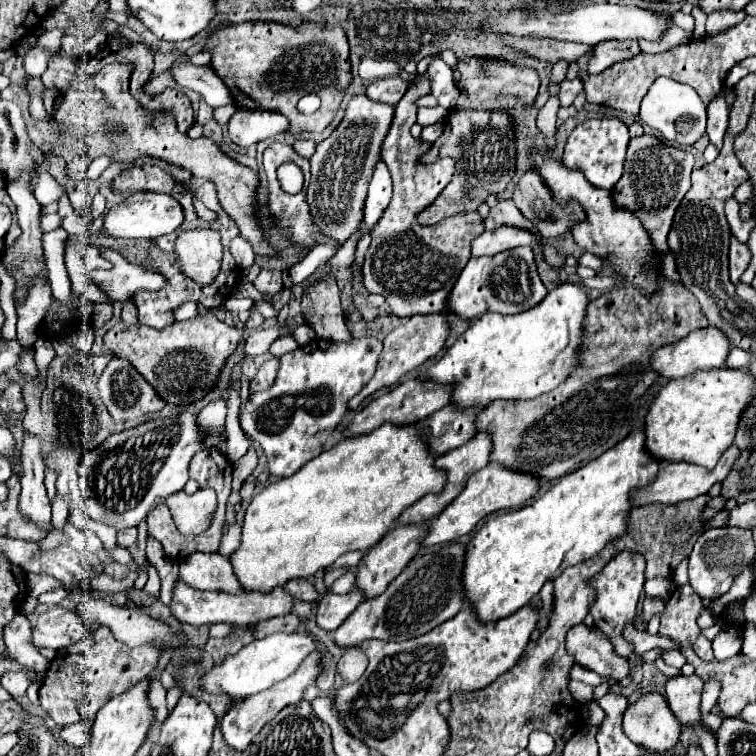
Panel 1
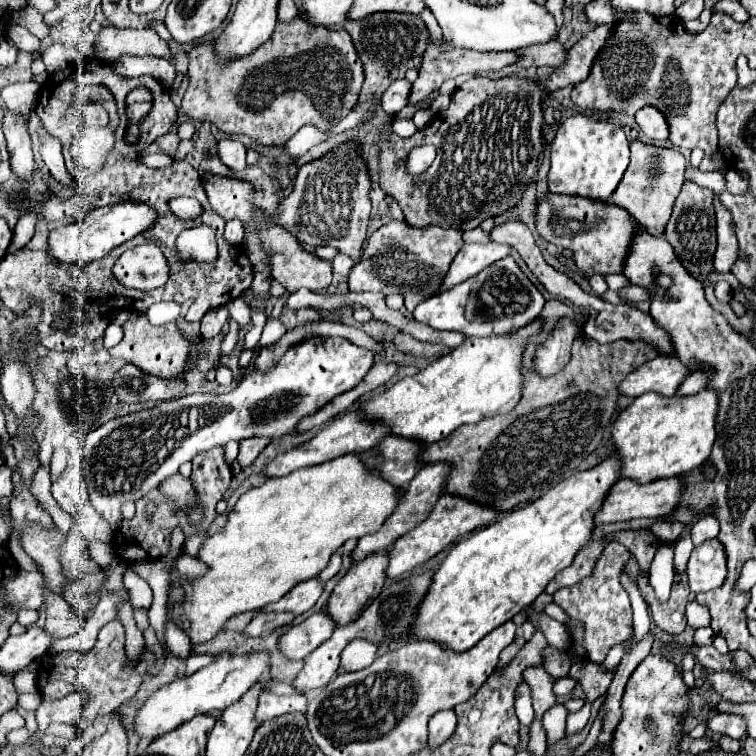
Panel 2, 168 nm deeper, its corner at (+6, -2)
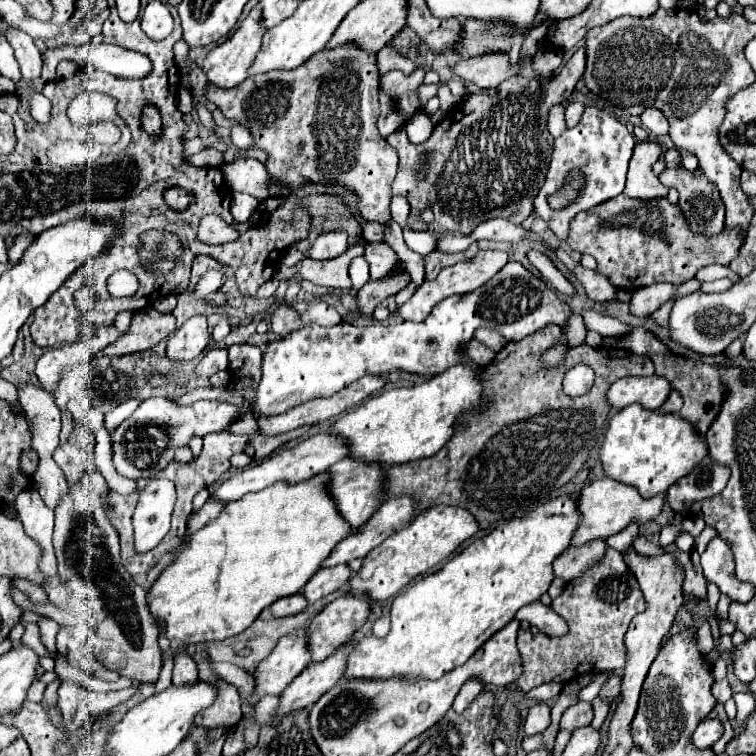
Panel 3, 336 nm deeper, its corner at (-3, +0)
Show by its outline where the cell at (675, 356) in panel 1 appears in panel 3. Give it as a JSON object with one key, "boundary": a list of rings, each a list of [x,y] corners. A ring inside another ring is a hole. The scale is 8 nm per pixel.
{"boundary":[[[656,374],[648,378],[626,376],[610,386],[606,400],[616,410],[622,410],[630,404],[640,404],[646,410],[656,410],[666,402],[668,394],[670,384]]]}

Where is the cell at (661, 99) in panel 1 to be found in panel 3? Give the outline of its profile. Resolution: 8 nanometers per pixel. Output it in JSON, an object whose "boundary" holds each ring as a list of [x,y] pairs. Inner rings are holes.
{"boundary":[[[646,108],[646,110],[642,112],[640,120],[642,120],[642,126],[644,126],[650,134],[654,134],[654,136],[668,134],[668,120],[666,120],[666,116],[664,116],[660,110],[656,110],[656,108]]]}

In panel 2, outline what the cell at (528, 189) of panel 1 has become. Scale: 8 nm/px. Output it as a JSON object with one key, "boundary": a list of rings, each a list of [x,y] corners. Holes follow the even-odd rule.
{"boundary":[[[547,192],[545,196],[535,198],[535,228],[541,238],[553,242],[557,246],[569,248],[575,252],[575,264],[585,276],[591,274],[621,274],[621,258],[625,258],[625,246],[629,246],[629,234],[633,234],[633,226],[629,226],[629,212],[619,206],[601,206],[601,202]]]}

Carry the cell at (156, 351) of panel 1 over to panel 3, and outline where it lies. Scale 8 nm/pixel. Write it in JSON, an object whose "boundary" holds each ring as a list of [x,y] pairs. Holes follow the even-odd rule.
{"boundary":[[[146,306],[134,314],[130,332],[122,336],[118,342],[104,348],[102,354],[120,356],[120,354],[132,354],[132,352],[140,352],[146,348],[154,348],[162,338],[170,336],[172,332],[174,332],[174,316],[162,314]]]}

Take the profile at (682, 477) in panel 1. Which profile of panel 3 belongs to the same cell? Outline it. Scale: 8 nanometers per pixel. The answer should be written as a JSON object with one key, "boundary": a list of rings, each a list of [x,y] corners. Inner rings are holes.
{"boundary":[[[606,478],[594,480],[588,486],[584,486],[576,498],[576,508],[580,512],[580,524],[572,536],[570,546],[582,546],[598,538],[608,538],[620,532],[622,528],[626,528],[632,520],[638,520],[638,524],[646,524],[660,514],[662,504],[664,504],[664,496],[642,500],[642,496],[638,496],[638,492],[634,492],[634,488],[626,484],[618,484],[616,480],[606,480]]]}

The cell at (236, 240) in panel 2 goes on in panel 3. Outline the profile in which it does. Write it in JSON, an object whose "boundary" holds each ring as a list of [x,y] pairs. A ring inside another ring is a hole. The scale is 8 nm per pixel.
{"boundary":[[[234,194],[230,212],[238,222],[246,222],[250,218],[250,214],[256,210],[256,206],[258,206],[258,200],[254,196],[250,196],[250,194]]]}

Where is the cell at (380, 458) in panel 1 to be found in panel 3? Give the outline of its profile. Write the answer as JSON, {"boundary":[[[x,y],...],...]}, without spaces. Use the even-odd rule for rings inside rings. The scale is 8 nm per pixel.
{"boundary":[[[320,474],[308,480],[308,484],[296,484],[294,488],[274,484],[260,492],[250,492],[226,504],[218,518],[190,534],[188,544],[176,548],[176,558],[160,572],[148,590],[150,614],[156,624],[164,626],[166,638],[184,644],[226,640],[246,630],[272,602],[298,594],[320,568],[322,560],[350,532],[350,524],[338,514],[334,500],[326,492],[326,482],[328,476]]]}

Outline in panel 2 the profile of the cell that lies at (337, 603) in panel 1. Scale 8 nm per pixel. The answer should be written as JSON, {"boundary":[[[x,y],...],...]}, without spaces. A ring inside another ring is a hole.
{"boundary":[[[321,610],[311,616],[307,616],[303,622],[291,626],[281,638],[279,648],[281,652],[291,660],[301,660],[307,654],[311,654],[319,644],[323,644],[327,638],[331,638],[335,630],[333,618]]]}

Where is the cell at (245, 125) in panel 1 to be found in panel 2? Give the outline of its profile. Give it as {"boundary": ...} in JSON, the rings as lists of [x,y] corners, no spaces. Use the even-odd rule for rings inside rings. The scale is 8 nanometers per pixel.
{"boundary":[[[221,140],[217,144],[217,154],[223,164],[227,164],[233,170],[241,170],[245,164],[245,146],[237,140]]]}

